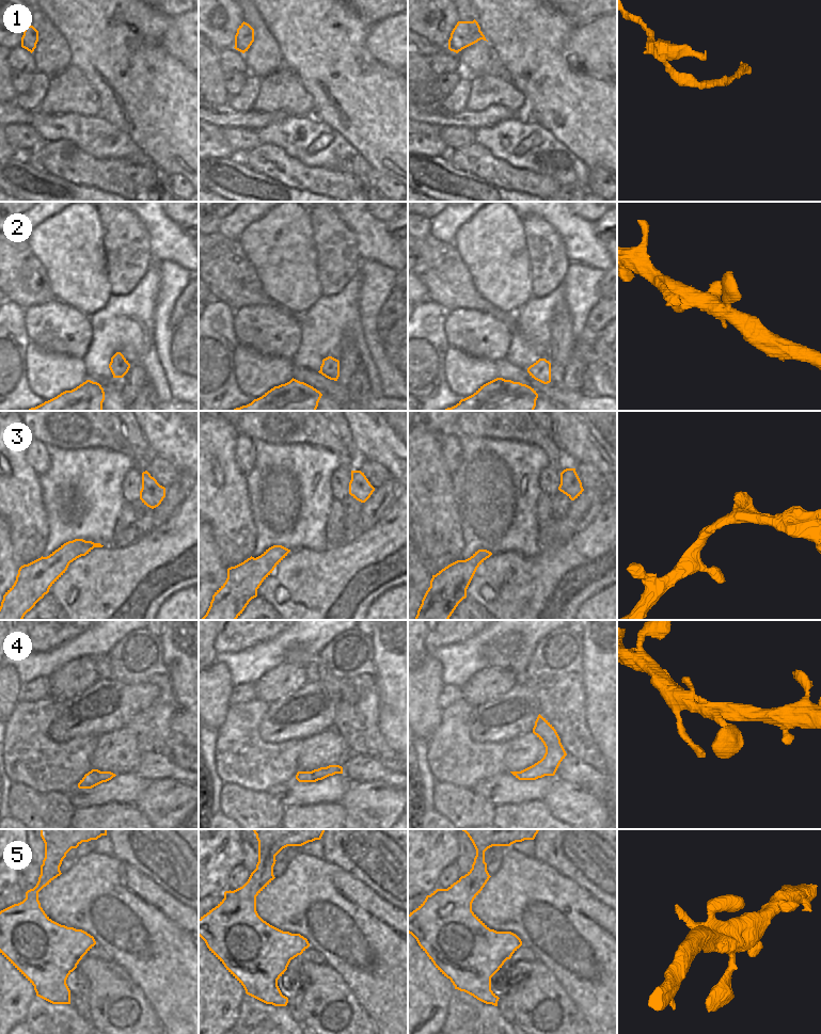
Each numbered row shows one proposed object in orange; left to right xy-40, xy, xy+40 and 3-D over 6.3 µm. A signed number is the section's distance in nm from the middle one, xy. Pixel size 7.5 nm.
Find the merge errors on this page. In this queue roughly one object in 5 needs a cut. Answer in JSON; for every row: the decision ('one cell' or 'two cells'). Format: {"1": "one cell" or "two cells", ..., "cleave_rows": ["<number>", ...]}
{"1": "one cell", "2": "one cell", "3": "one cell", "4": "one cell", "5": "one cell", "cleave_rows": []}

